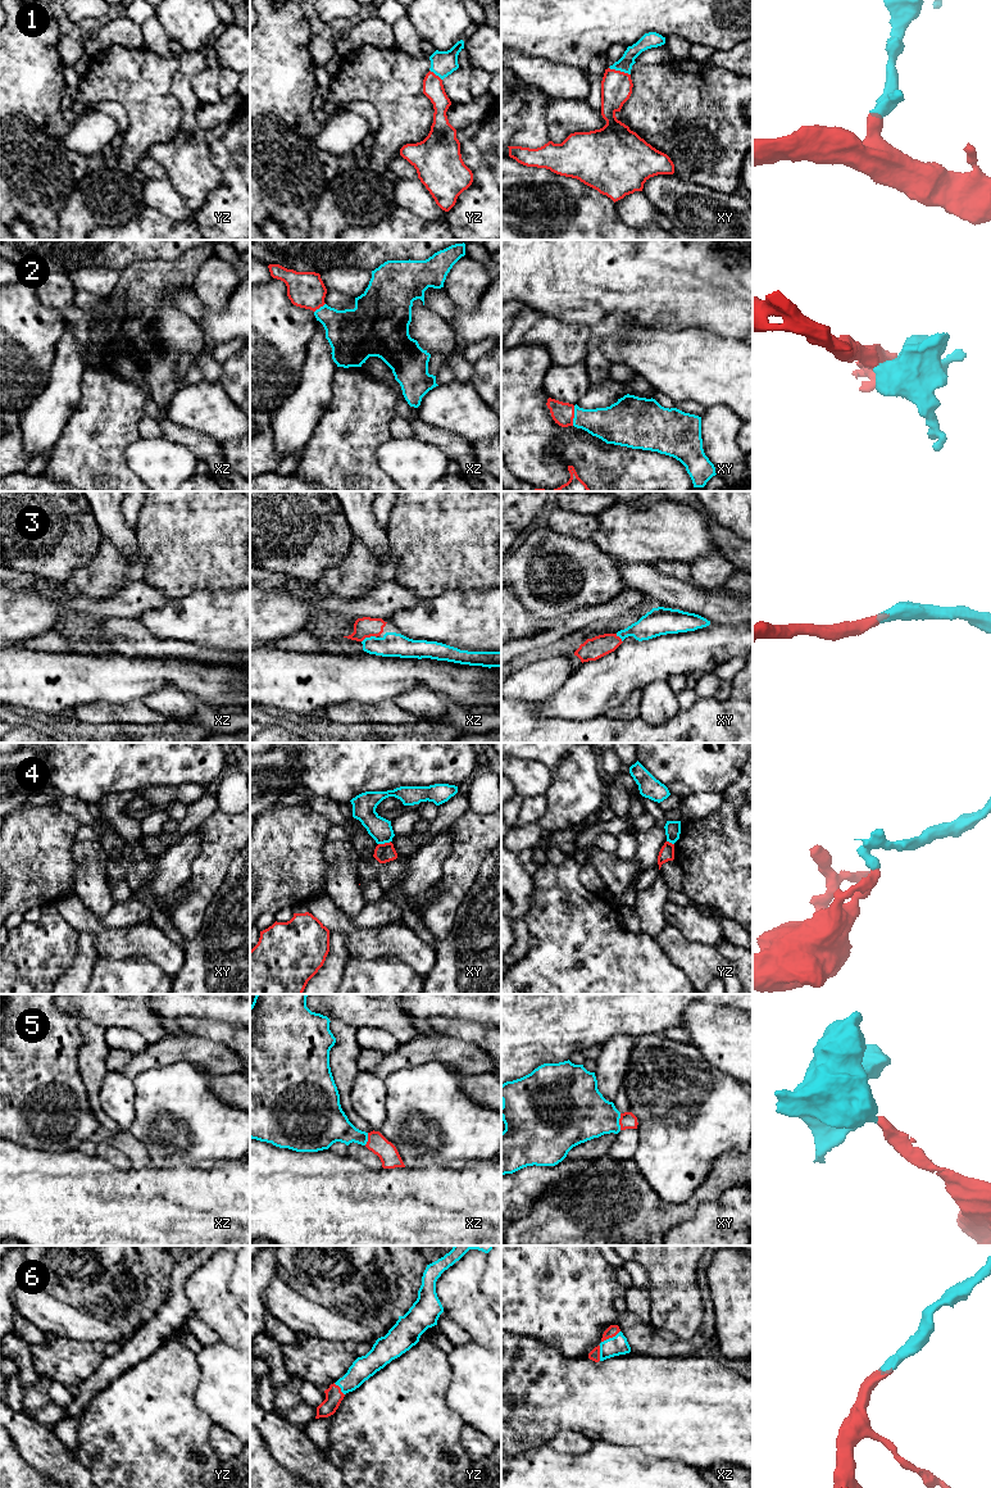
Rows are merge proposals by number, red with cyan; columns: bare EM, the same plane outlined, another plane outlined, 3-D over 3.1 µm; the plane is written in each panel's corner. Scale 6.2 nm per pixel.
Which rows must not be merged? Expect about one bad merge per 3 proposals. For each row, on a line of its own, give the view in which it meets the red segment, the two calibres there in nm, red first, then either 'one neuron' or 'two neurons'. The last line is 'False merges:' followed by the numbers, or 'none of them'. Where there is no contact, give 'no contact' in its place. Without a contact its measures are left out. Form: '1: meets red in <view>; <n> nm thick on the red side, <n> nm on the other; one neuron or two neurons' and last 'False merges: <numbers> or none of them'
1: meets red in xy; 190 nm thick on the red side, 100 nm on the other; one neuron
2: meets red in xy; 140 nm thick on the red side, 220 nm on the other; one neuron
3: meets red in xz; 130 nm thick on the red side, 150 nm on the other; one neuron
4: meets red in xy; 120 nm thick on the red side, 150 nm on the other; two neurons
5: meets red in xy; 100 nm thick on the red side, 340 nm on the other; one neuron
6: meets red in xz; 70 nm thick on the red side, 120 nm on the other; one neuron
False merges: 4

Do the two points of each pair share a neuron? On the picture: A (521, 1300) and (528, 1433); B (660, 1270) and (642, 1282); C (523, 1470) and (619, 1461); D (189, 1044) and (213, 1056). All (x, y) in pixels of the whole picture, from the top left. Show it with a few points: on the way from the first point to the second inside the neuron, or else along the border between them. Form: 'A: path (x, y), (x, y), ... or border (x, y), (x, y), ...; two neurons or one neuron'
A: border (514, 1333), (535, 1337), (551, 1347); two neurons
B: border (626, 1260), (637, 1262), (645, 1270), (649, 1289); two neurons
C: path (548, 1470), (595, 1470); one neuron
D: path (195, 1051), (207, 1055); one neuron

